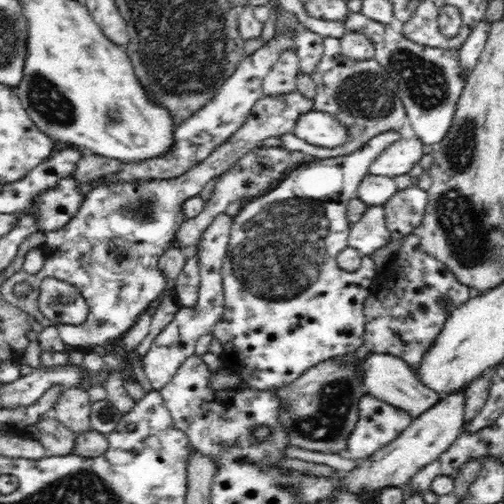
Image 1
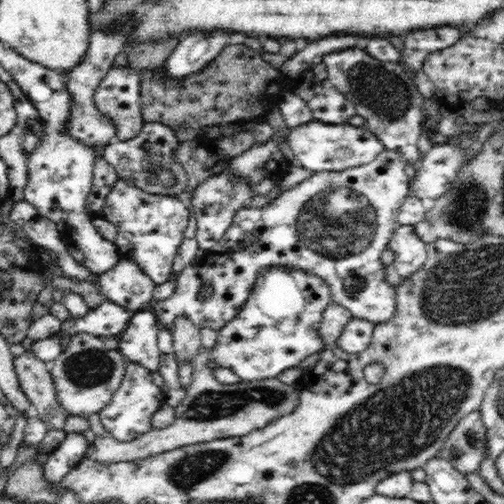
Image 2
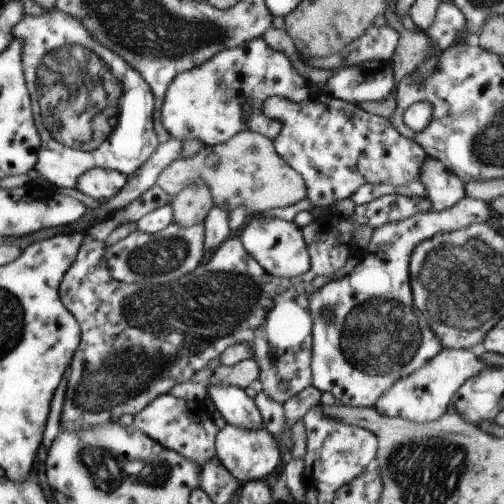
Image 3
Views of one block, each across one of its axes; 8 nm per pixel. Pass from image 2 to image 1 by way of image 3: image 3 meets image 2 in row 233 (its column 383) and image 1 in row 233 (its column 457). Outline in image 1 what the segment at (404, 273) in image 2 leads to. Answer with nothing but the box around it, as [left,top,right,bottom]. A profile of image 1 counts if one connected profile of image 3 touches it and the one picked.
[350,206,390,258]

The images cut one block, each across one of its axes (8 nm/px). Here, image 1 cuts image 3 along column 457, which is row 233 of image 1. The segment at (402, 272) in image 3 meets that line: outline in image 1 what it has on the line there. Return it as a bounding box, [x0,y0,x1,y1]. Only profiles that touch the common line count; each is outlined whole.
[138,214,232,390]

